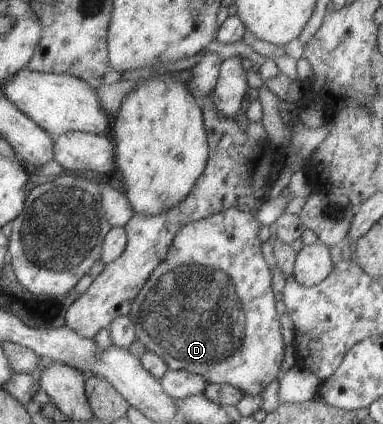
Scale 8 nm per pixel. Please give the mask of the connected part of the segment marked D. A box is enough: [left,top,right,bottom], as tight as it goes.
[128,208,285,396]

